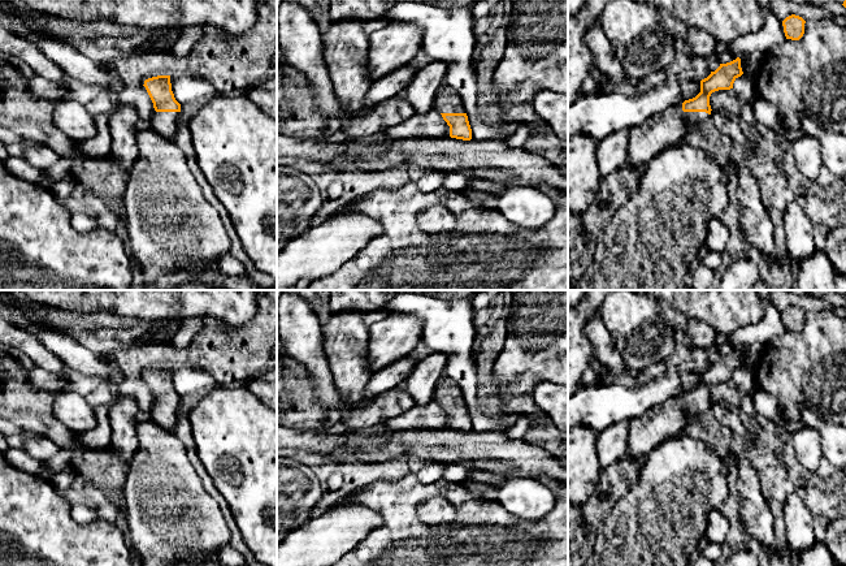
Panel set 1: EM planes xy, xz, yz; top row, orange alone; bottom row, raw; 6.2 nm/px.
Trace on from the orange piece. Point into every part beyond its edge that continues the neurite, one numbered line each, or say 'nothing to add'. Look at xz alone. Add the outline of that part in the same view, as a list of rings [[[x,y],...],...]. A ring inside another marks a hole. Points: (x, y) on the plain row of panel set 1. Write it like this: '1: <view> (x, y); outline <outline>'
1: xz (448, 392); outline [[[444,375],[437,383],[439,405],[465,405],[465,399],[456,381],[447,379]]]

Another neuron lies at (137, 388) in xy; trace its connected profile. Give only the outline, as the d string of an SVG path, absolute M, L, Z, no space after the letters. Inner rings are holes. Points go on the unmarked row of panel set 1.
M123 376L123 380L118 385L118 393L121 397L133 397L138 403L140 416L148 416L155 399L144 377L135 379Z

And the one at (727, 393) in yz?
M719 381L711 385L710 397L712 402L725 405L730 410L737 410L741 406L743 393L738 389L738 385L730 381Z

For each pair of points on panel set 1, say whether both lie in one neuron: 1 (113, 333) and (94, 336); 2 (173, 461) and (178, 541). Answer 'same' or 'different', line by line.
1: same
2: same

